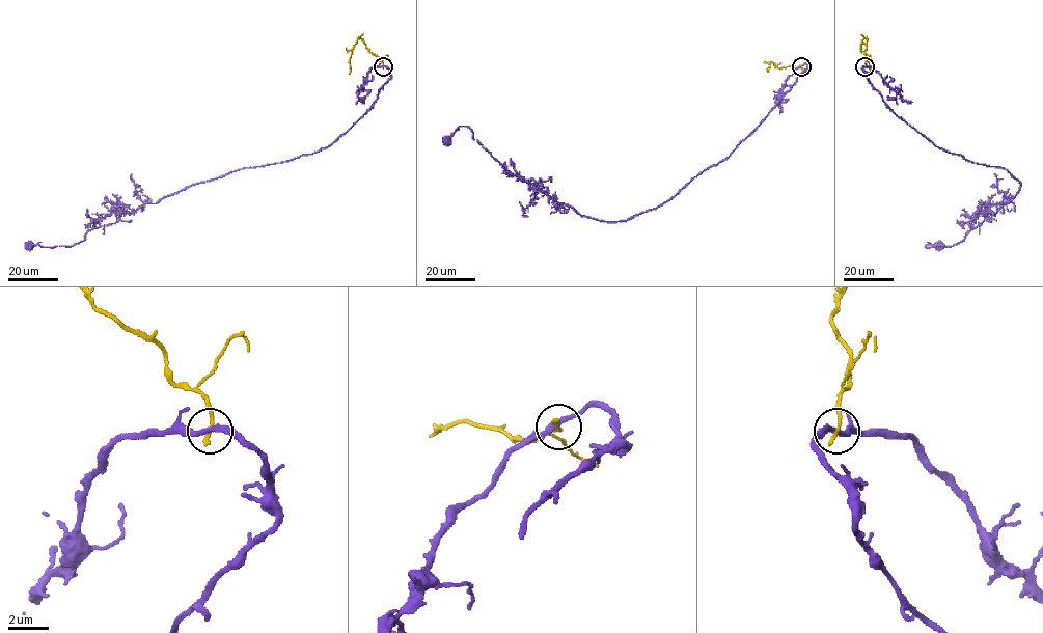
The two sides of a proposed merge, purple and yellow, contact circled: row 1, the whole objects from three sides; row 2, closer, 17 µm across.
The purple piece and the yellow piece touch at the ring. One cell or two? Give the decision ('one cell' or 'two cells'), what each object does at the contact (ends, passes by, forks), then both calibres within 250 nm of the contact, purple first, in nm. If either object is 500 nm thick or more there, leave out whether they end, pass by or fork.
two cells; purple passes by; yellow ends there; 260 nm thick on the purple side, 240 nm on the other

